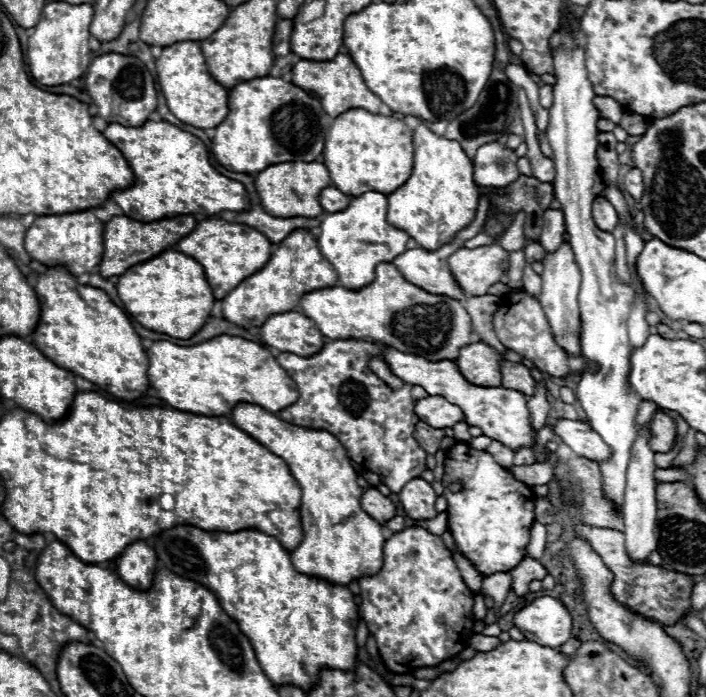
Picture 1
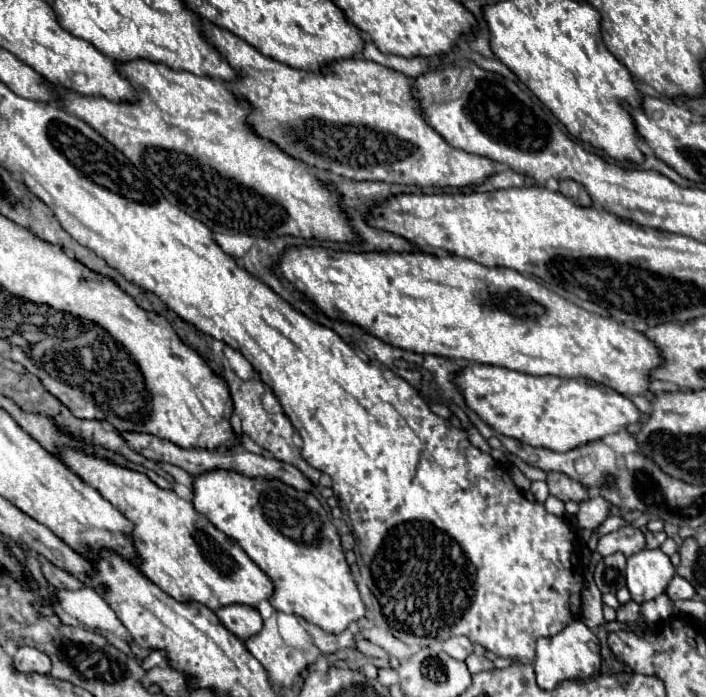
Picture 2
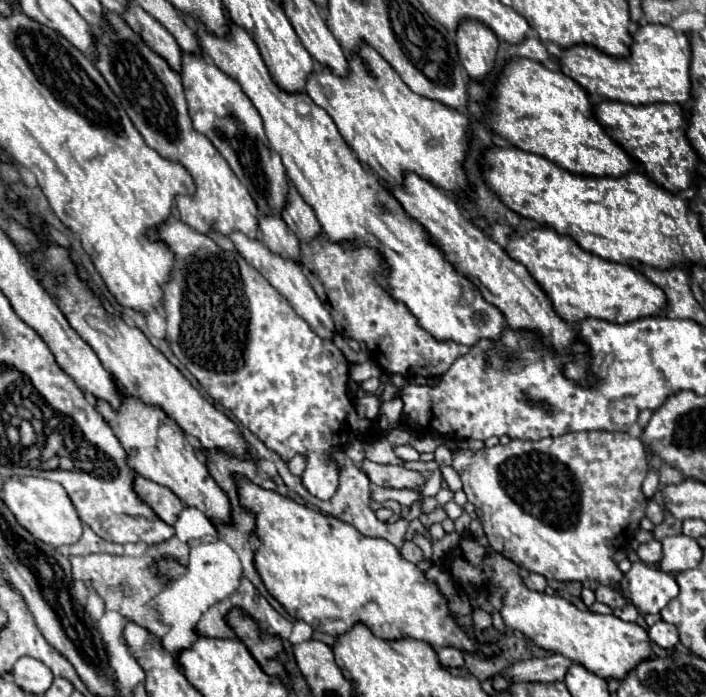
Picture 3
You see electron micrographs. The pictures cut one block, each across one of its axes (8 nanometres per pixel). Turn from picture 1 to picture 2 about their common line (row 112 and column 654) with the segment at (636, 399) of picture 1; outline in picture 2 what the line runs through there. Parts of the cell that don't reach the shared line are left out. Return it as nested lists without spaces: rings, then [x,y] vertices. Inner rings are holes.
[[[660,548],[644,550],[628,558],[626,582],[632,600],[638,604],[660,596],[672,578],[674,566]]]

